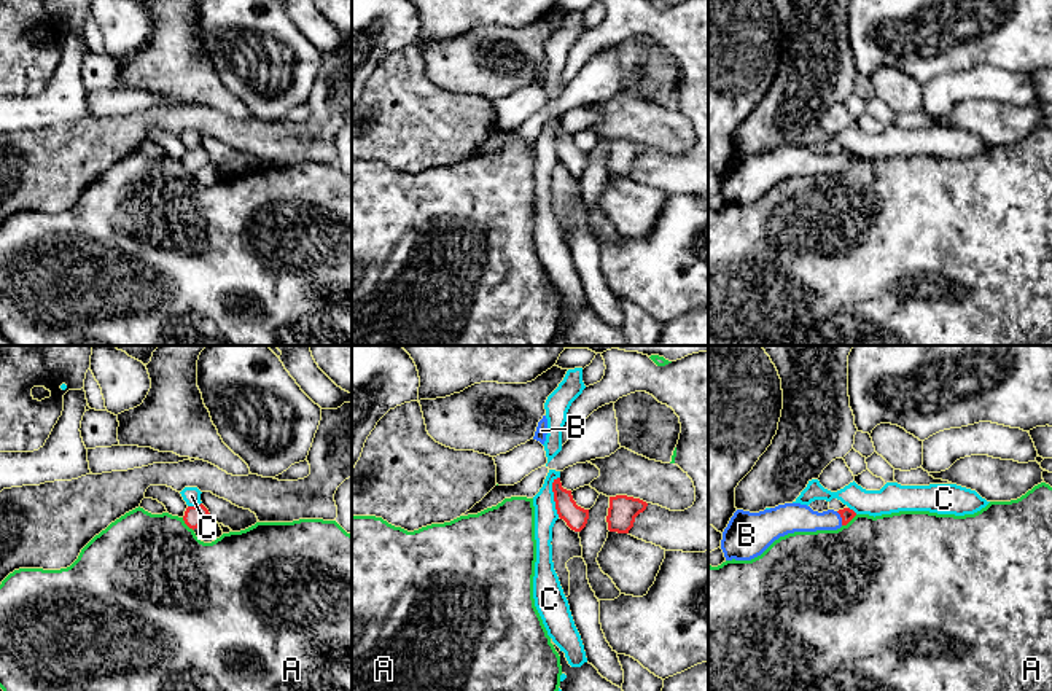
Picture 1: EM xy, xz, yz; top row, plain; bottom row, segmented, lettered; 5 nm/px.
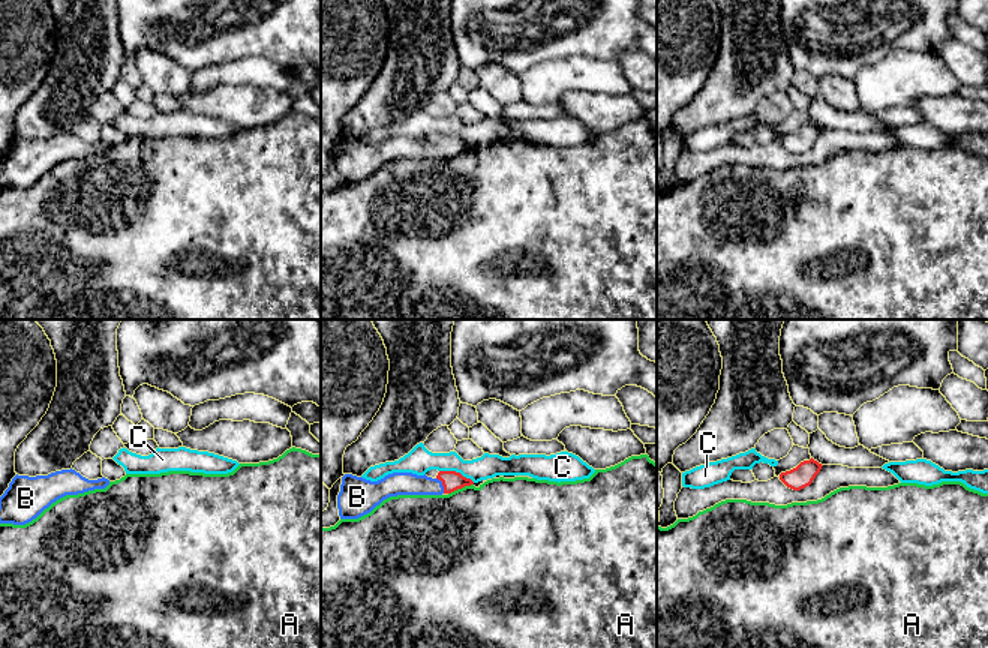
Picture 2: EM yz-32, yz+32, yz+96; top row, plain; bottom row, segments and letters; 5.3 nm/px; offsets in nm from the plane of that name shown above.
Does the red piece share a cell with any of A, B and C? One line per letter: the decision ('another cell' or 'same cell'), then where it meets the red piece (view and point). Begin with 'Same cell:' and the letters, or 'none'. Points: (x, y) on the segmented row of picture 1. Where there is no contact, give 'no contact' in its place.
Same cell: B
A: another cell; contact xy (187, 524)
B: same cell; contact yz (841, 516)
C: another cell; contact xz (554, 497)

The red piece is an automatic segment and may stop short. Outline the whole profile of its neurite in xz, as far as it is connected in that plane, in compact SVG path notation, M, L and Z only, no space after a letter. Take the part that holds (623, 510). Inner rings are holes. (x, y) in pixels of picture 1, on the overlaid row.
M616 495L610 497L610 508L608 508L608 530L618 533L629 533L633 527L635 517L646 509L648 503L627 497L627 495Z

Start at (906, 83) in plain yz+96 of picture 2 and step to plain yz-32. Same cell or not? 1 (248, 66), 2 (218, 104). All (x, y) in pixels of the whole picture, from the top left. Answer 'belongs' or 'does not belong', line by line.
1: belongs
2: does not belong

